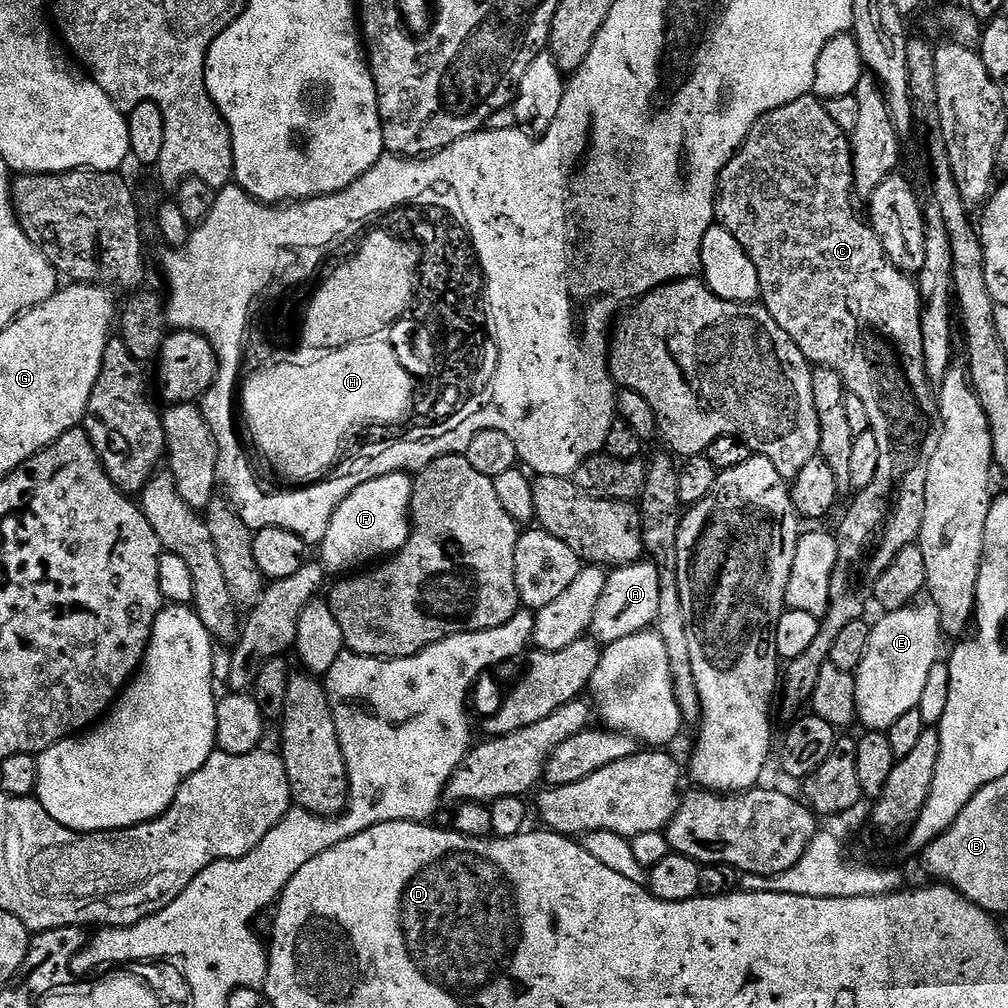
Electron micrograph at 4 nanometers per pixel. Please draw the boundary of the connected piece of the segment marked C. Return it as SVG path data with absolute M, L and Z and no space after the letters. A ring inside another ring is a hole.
M809 94L790 102L786 106L778 106L770 110L750 130L750 134L744 139L744 145L732 155L732 160L725 166L720 175L720 181L716 184L716 220L719 227L724 228L746 250L750 262L758 270L760 279L760 294L762 305L773 315L775 322L782 326L783 330L797 343L799 350L808 359L812 366L825 366L832 368L844 379L844 387L851 395L862 398L862 406L866 406L868 415L868 427L878 438L878 474L874 474L874 482L870 486L859 489L851 497L852 505L848 508L848 513L840 520L840 532L835 533L836 545L838 546L838 562L834 564L832 577L830 578L830 590L828 591L828 612L820 620L818 638L814 638L814 643L806 654L798 658L787 661L782 672L782 696L784 692L784 708L788 712L799 713L800 707L807 705L814 694L814 686L818 686L818 674L822 674L822 666L829 663L828 655L834 646L834 638L838 638L838 633L850 626L850 622L858 622L865 619L868 604L873 603L873 588L878 582L879 576L897 558L900 551L908 545L915 545L920 538L922 530L922 514L926 514L926 473L930 470L930 458L934 458L934 450L938 450L938 438L940 437L940 406L938 403L937 389L930 382L926 372L926 354L922 344L922 310L924 303L920 301L920 285L909 273L903 272L896 266L888 254L878 234L872 228L871 223L863 215L856 213L857 201L854 199L854 189L856 183L852 175L854 166L852 165L852 142L849 133L843 132L834 121L830 119L830 114L826 114L824 109L825 101Z

